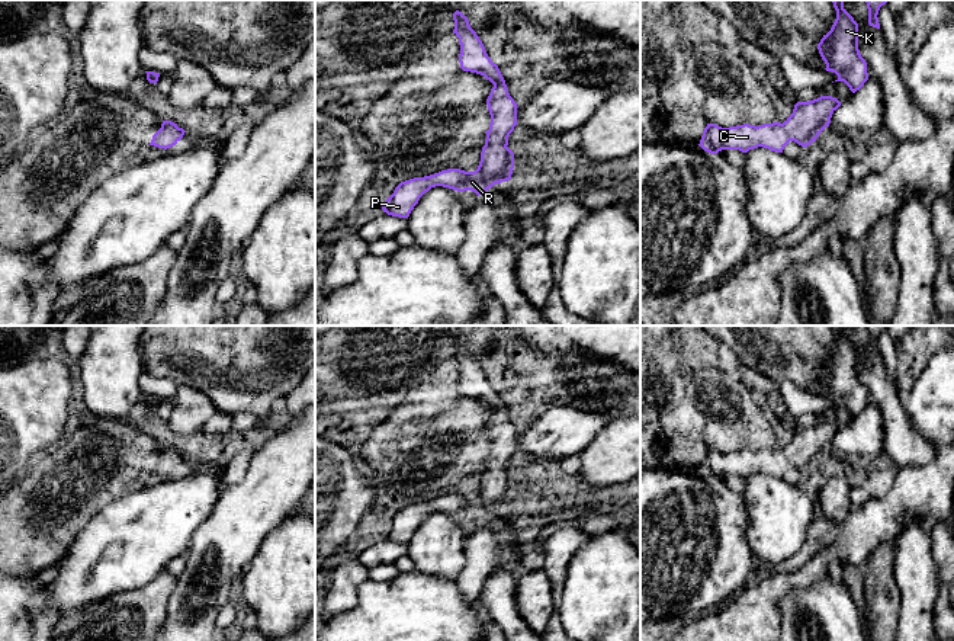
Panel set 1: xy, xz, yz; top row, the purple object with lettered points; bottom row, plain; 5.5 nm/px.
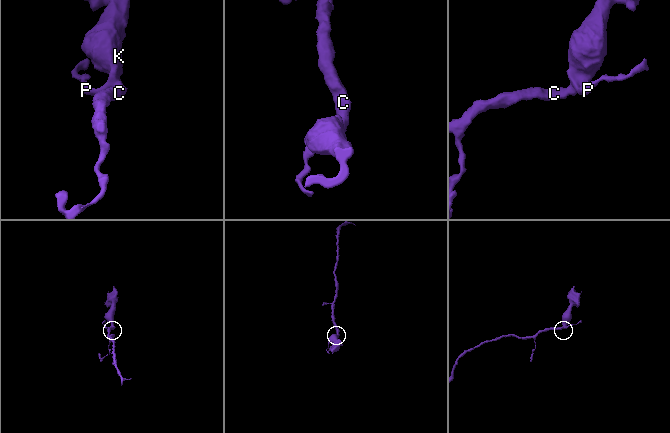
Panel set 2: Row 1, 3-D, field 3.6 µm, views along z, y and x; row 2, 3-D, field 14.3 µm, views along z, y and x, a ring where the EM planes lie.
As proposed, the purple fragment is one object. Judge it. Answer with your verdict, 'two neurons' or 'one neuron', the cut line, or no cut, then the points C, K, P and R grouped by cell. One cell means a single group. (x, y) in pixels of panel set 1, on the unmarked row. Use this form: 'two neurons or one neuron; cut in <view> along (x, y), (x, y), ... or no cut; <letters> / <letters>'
one neuron; no cut; C K P R

